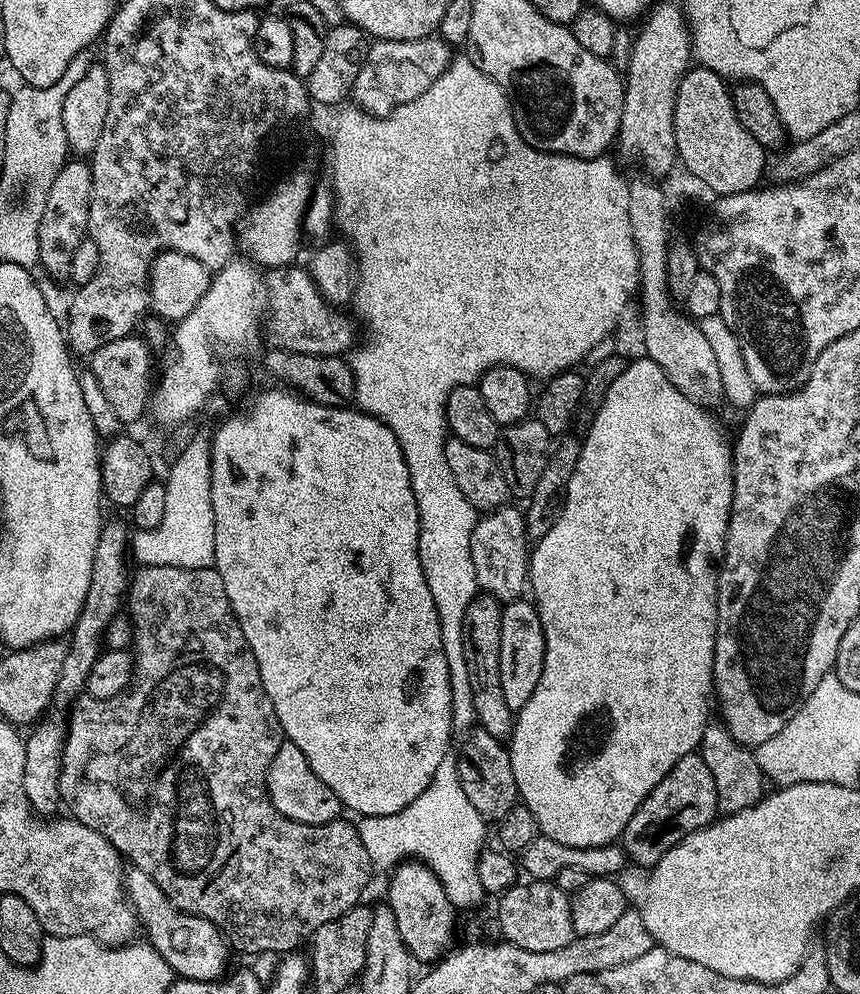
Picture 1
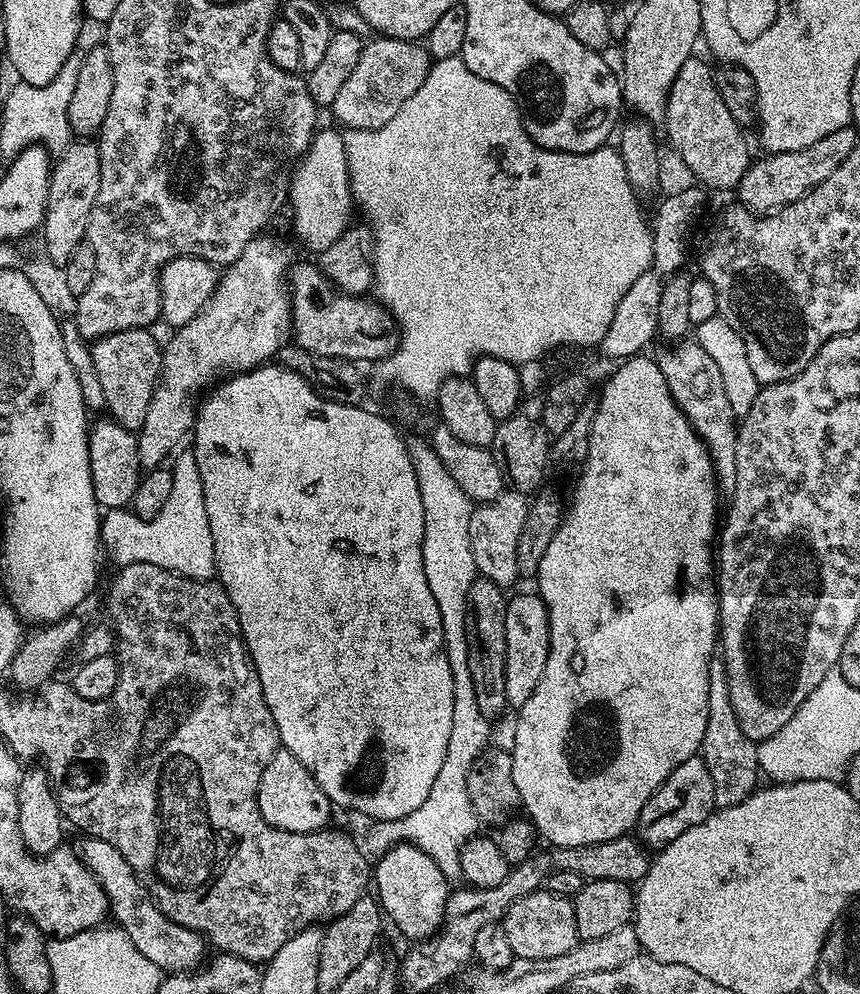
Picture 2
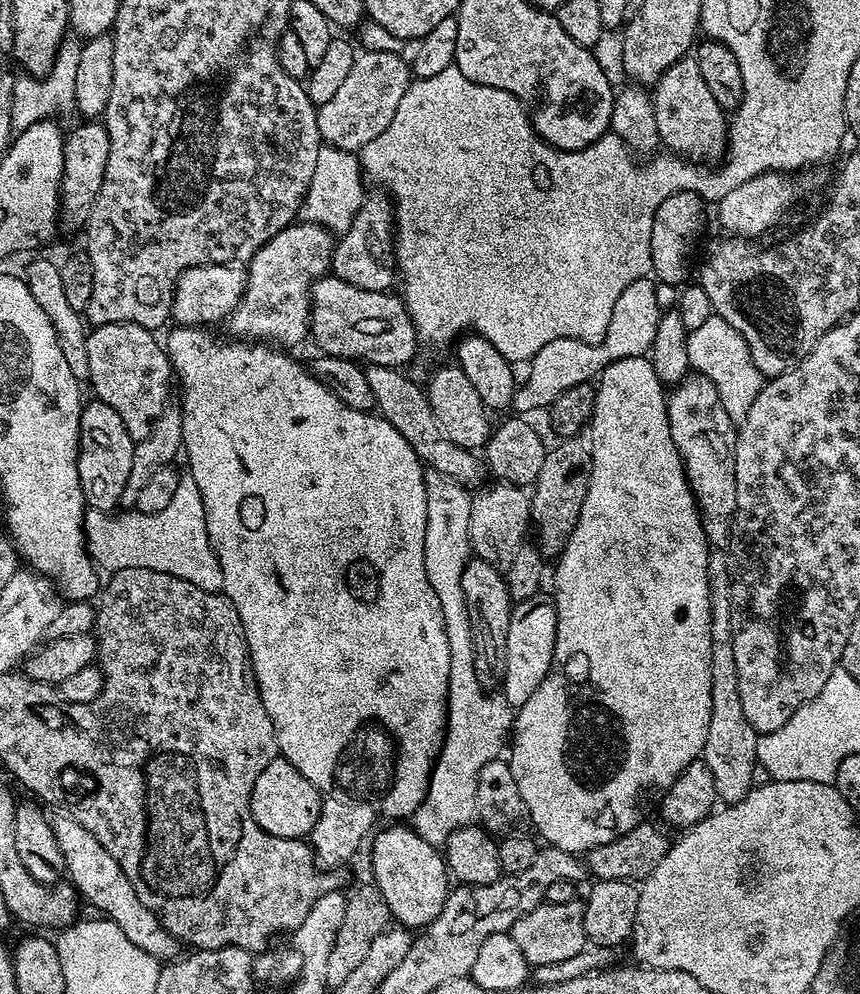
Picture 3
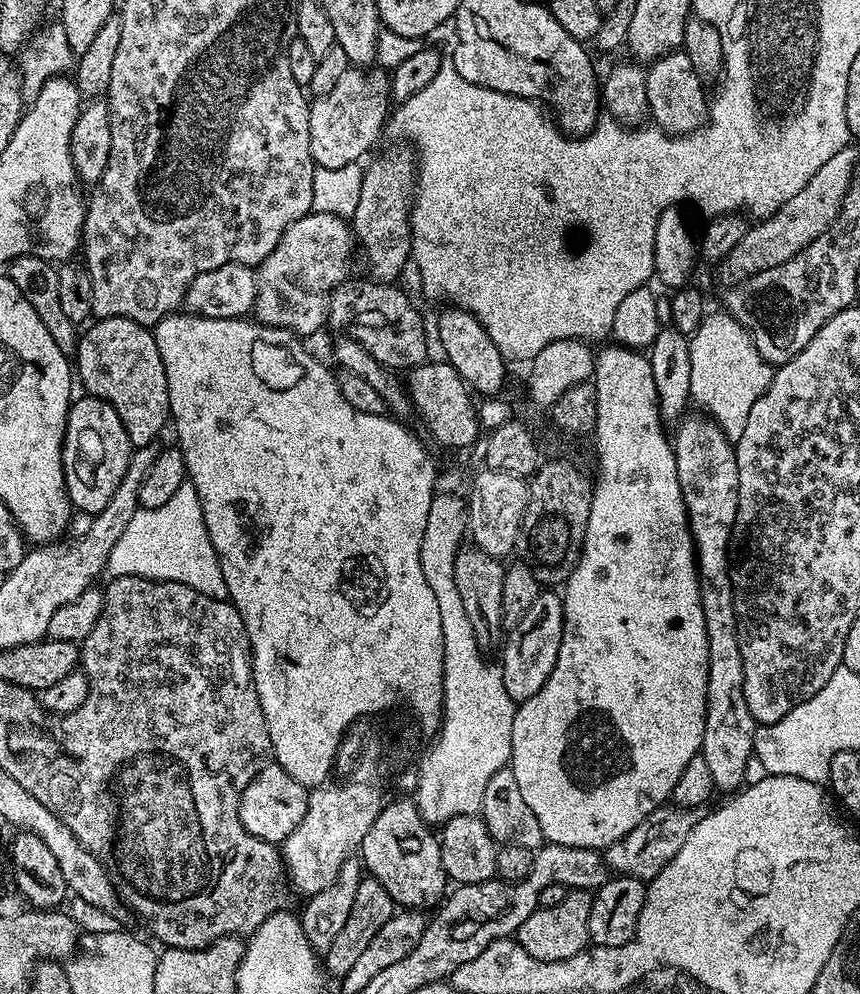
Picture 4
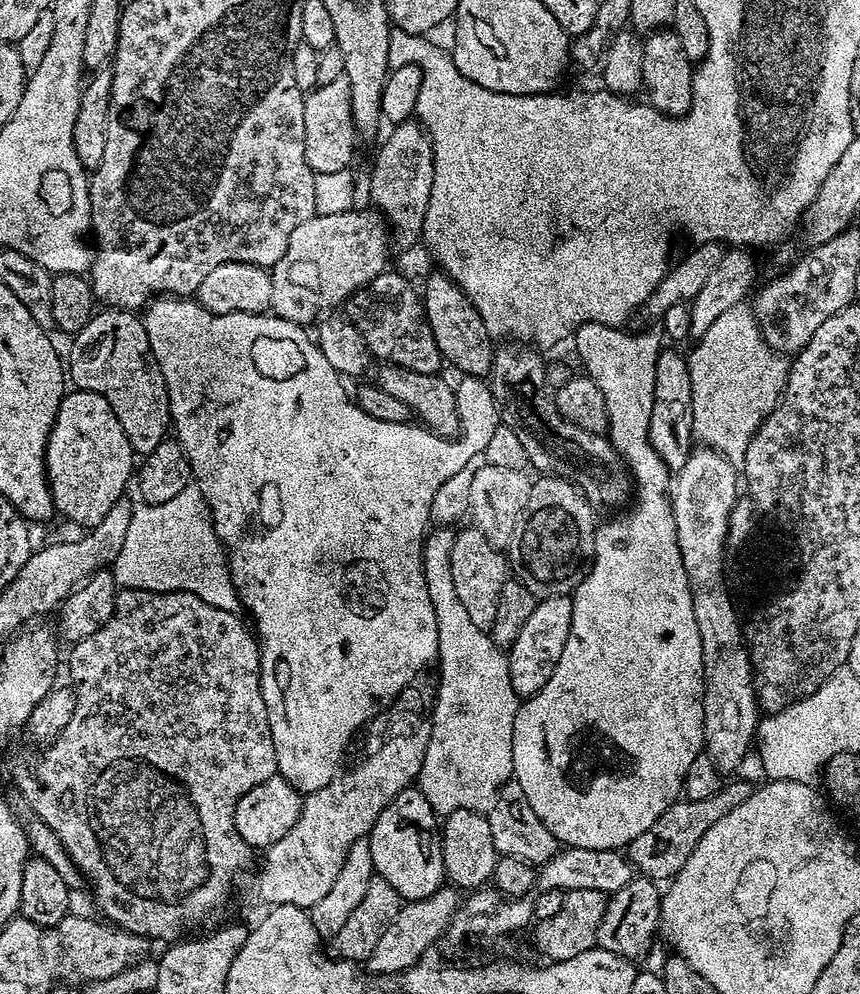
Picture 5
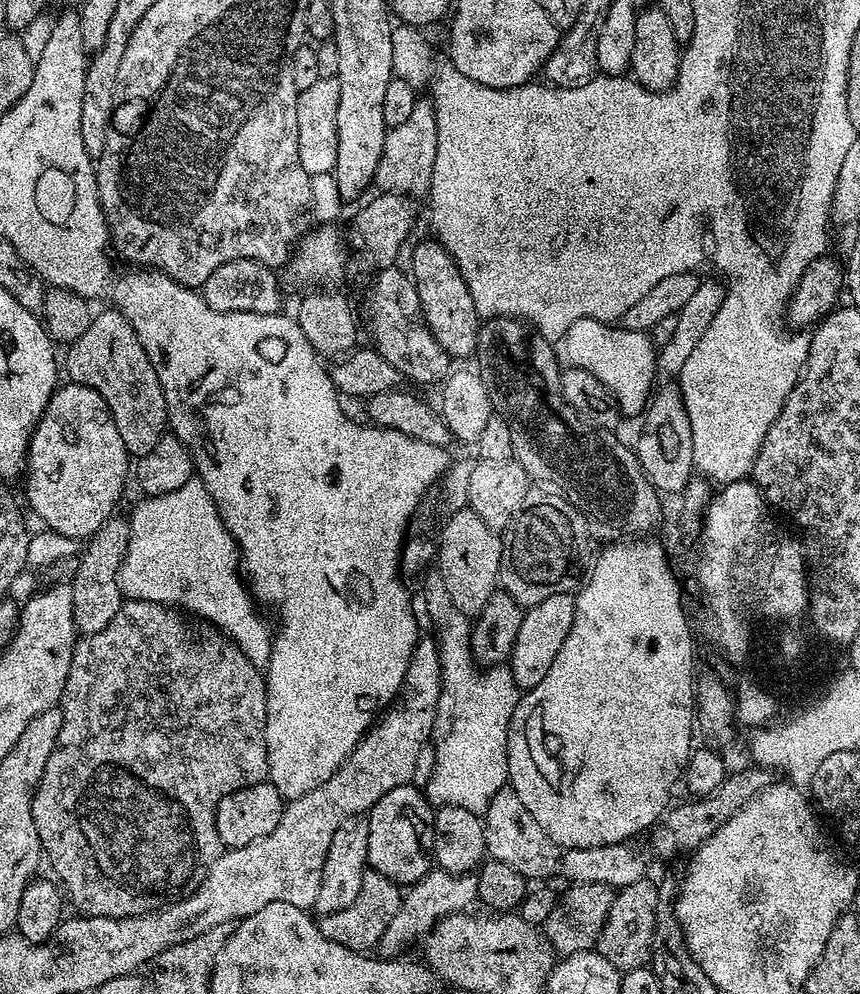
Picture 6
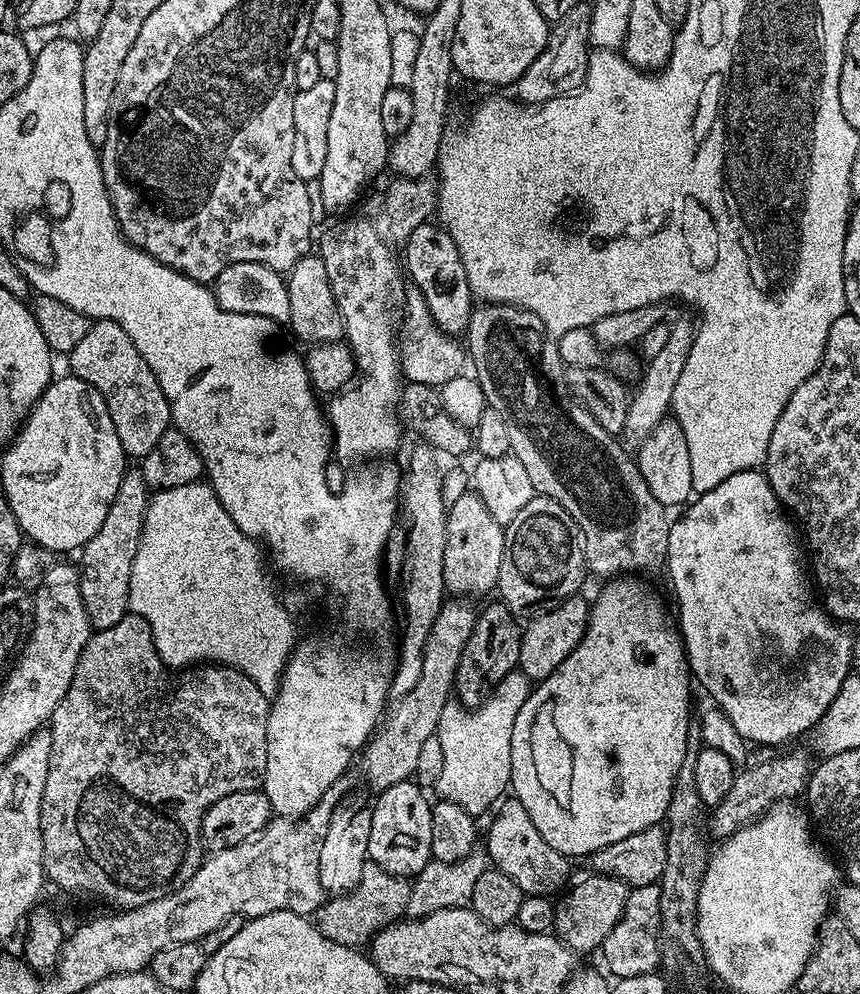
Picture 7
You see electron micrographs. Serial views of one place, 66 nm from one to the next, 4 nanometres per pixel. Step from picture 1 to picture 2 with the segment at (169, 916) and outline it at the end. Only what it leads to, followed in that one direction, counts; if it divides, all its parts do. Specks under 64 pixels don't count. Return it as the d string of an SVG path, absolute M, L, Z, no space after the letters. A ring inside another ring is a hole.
M95 838L85 841L84 845L79 845L79 855L103 886L111 919L116 919L113 921L128 935L130 942L138 946L138 954L150 958L150 962L154 962L154 966L158 966L164 974L190 972L201 967L206 960L204 937L162 914L162 910L152 900L152 895L144 889L144 883L134 874L130 862L126 862L126 858L122 858L122 854L118 854L110 842Z

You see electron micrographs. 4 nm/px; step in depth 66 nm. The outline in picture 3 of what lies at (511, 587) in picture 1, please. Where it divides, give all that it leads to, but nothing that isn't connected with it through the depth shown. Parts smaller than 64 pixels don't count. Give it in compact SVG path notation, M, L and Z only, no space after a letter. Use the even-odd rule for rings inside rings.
M492 482L489 488L481 487L470 502L470 552L475 559L485 560L497 566L507 566L520 544L525 543L530 532L532 501L521 485Z

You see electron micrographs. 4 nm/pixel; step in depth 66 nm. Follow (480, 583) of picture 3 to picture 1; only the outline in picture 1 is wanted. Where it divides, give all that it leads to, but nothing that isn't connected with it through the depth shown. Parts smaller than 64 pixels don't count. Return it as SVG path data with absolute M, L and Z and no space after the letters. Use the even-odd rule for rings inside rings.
M477 594L470 606L466 606L466 618L462 618L462 638L466 650L466 675L470 677L470 695L474 698L476 724L485 728L491 736L508 738L512 734L514 713L506 706L506 697L502 695L502 604L487 594Z

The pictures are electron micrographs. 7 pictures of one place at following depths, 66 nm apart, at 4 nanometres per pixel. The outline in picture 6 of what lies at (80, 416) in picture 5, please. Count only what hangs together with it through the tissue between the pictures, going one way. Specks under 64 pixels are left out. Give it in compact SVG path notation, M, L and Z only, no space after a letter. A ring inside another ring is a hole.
M71 382L57 387L32 435L28 447L27 476L29 506L44 519L45 529L67 536L69 541L90 538L117 511L116 503L124 492L124 479L130 476L130 457L126 446L122 446L118 426L114 426L114 418L106 402L102 402L94 390Z

